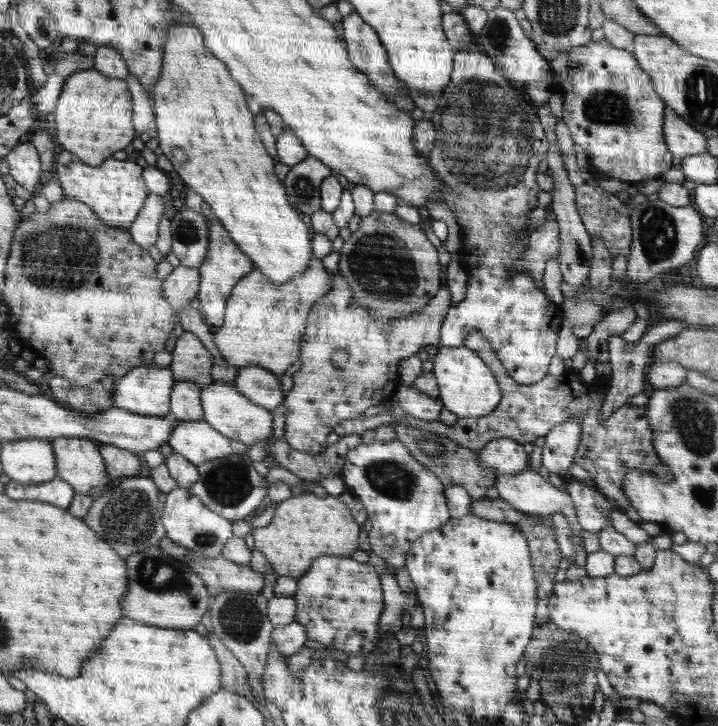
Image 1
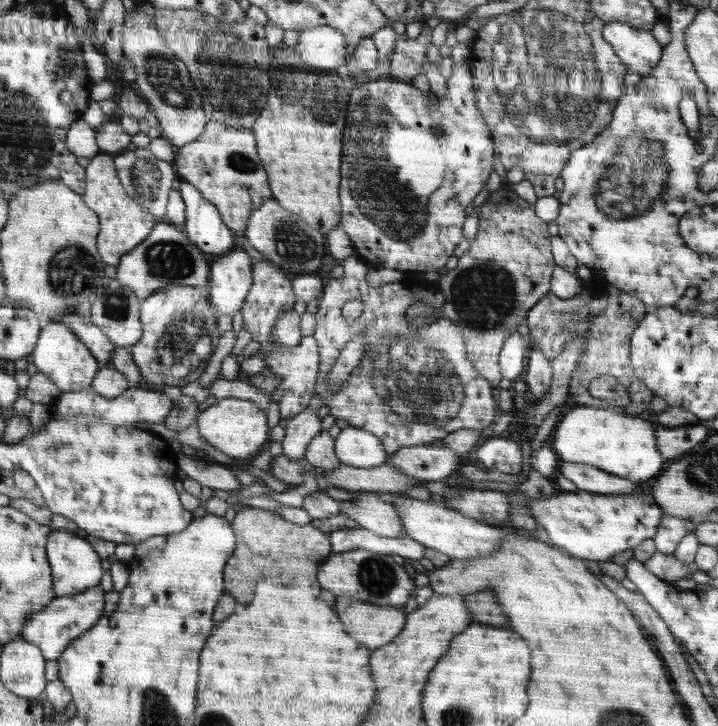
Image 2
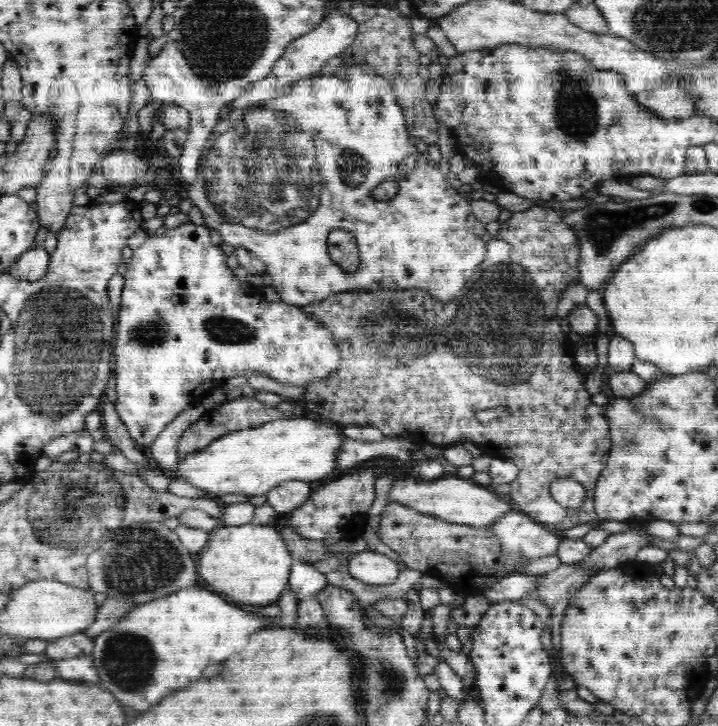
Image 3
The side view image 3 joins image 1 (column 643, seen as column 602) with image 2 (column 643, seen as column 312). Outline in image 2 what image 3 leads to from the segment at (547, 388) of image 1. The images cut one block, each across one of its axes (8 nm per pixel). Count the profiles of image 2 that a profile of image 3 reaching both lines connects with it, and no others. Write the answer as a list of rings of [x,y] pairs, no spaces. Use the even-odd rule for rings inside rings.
[[[586,285],[574,298],[562,299],[549,293],[528,313],[528,337],[534,346],[541,350],[542,355],[552,360],[562,353],[569,340],[586,335],[588,338],[585,340],[584,354],[572,373],[567,400],[578,405],[604,407],[603,401],[590,393],[591,380],[600,375],[612,375],[629,394],[630,408],[625,408],[626,414],[642,414],[650,410],[650,402],[655,394],[636,376],[630,364],[630,354],[632,334],[647,317],[648,310],[636,295],[624,292],[616,295],[596,295],[593,289]]]

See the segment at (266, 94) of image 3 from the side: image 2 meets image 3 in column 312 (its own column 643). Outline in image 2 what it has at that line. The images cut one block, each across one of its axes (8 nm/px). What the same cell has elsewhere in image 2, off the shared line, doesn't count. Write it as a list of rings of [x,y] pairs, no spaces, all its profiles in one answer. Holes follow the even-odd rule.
[[[609,22],[603,37],[615,50],[630,72],[648,76],[659,64],[662,46],[652,36],[652,31],[642,30],[623,22]]]

